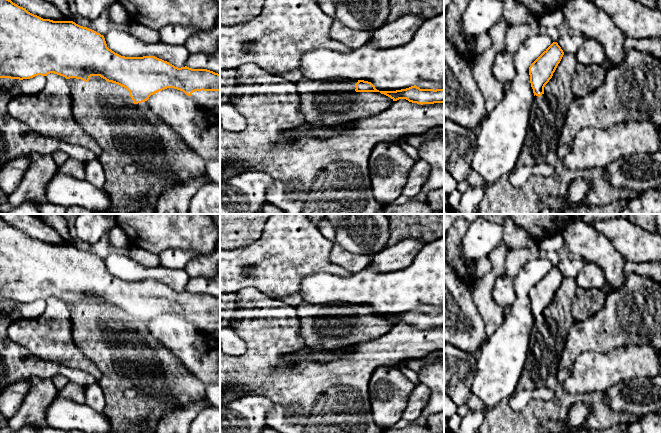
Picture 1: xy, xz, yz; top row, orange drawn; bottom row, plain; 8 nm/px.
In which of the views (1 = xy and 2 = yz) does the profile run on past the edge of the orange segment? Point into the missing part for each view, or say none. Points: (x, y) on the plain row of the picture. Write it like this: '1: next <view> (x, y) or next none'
1: next none
2: next none

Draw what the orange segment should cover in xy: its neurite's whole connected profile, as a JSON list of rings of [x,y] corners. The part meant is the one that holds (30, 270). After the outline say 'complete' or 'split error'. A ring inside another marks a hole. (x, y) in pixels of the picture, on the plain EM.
[[[0,216],[0,302],[23,304],[38,299],[47,300],[50,297],[66,303],[81,303],[85,306],[88,306],[91,300],[100,300],[108,306],[126,312],[134,328],[145,326],[151,319],[167,312],[183,315],[188,320],[195,315],[220,315],[220,298],[218,297],[187,290],[178,292],[155,280],[121,280],[107,271],[105,262],[100,257],[73,245],[43,243],[13,227]]] | complete

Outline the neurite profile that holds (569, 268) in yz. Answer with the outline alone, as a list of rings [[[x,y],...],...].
[[[561,259],[557,265],[564,277],[576,277],[587,262],[583,259],[567,260]]]

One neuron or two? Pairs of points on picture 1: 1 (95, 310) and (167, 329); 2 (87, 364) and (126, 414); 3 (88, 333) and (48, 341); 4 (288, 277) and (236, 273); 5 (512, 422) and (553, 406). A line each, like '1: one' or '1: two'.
1: two
2: two
3: two
4: one
5: one

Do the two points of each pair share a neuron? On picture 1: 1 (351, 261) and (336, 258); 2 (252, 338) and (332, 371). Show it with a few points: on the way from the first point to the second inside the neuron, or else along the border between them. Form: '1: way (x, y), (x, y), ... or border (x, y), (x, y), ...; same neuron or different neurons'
1: way (347, 260), (340, 258); same neuron
2: way (263, 361), (275, 373), (309, 373); same neuron

